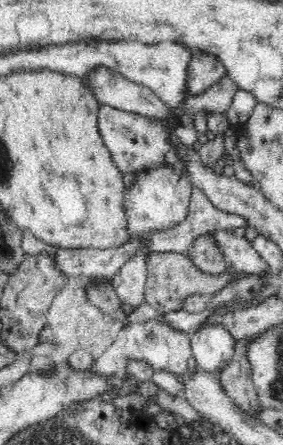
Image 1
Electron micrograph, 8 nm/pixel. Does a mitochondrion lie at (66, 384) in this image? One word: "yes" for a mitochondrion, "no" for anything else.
no

